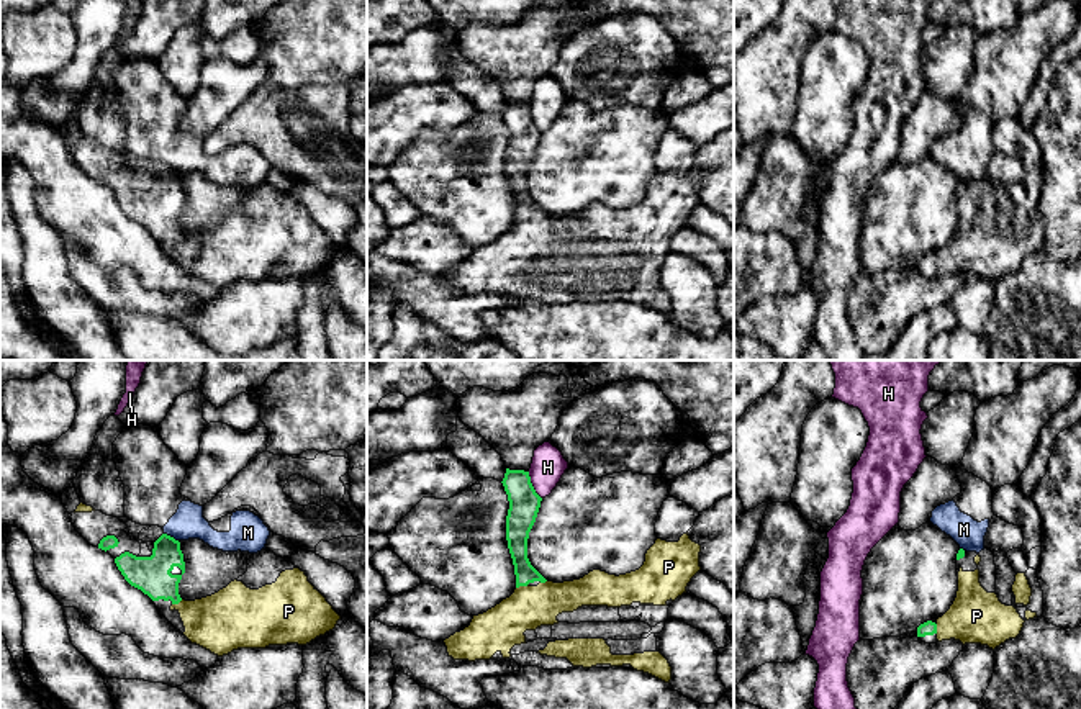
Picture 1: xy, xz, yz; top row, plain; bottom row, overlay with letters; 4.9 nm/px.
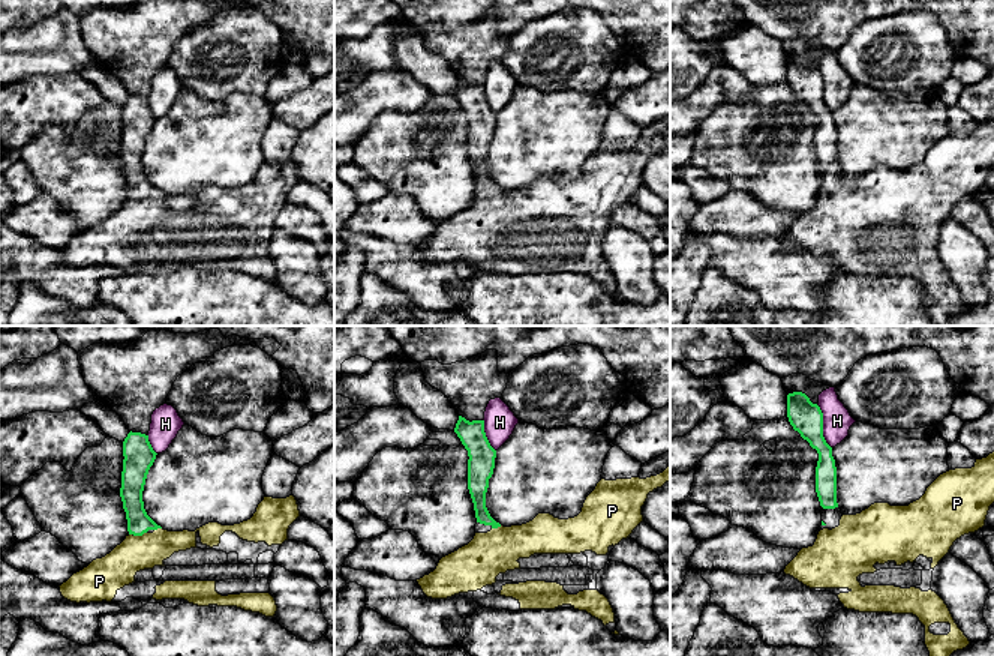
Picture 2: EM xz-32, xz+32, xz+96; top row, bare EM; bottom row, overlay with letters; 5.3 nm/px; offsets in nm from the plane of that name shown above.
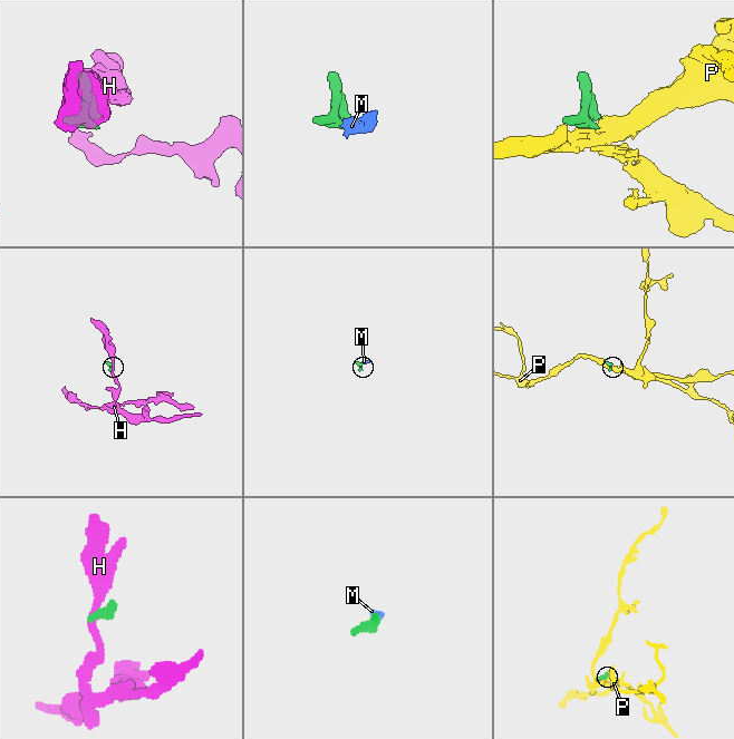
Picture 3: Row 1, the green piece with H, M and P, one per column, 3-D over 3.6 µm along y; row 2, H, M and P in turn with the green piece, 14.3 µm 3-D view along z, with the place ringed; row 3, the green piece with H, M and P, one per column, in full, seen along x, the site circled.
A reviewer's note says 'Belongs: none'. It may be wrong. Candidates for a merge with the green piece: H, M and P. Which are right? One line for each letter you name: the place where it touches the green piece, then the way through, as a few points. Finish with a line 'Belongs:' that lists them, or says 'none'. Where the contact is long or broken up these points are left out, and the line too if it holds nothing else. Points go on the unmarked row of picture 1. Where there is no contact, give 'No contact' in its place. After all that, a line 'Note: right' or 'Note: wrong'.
P: Touches green at xz (521, 218)
Belongs: P
Note: wrong

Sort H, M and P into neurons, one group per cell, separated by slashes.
H / M / P

